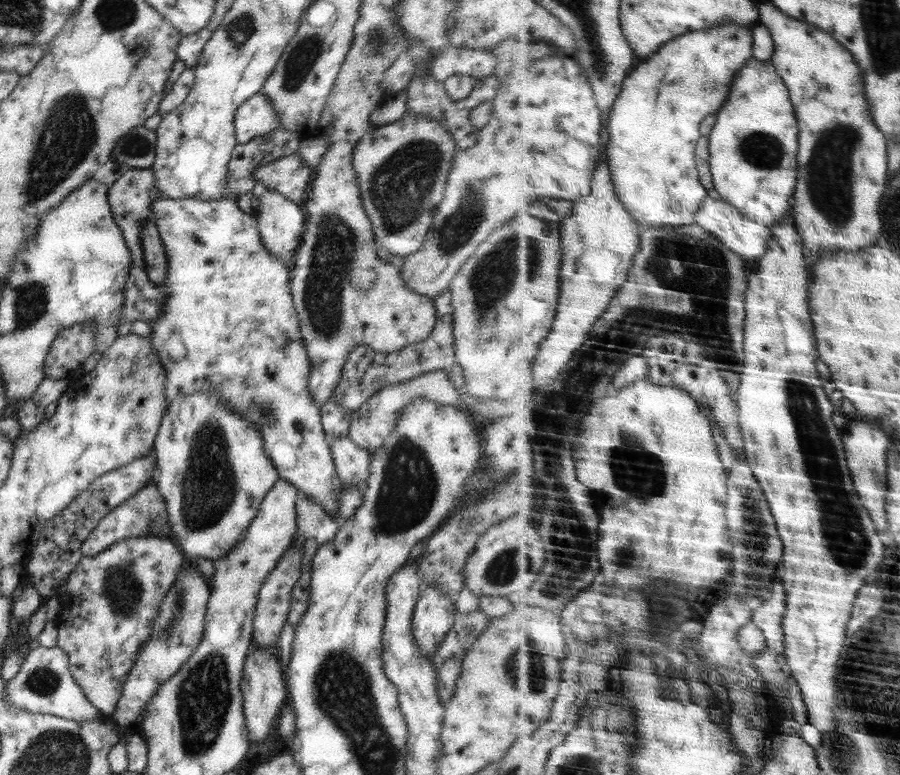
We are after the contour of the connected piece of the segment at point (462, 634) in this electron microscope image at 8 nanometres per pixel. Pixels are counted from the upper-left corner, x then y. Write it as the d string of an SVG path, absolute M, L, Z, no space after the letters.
M480 609L468 615L458 615L456 623L440 643L433 655L433 665L437 670L436 691L442 702L446 702L455 694L466 652L493 620L494 618L484 615Z

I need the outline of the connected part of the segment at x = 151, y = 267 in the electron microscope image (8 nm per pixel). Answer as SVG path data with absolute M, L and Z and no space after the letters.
M153 221L143 224L140 235L141 245L146 263L146 272L152 283L162 286L165 281L168 261L165 248L161 241L159 230Z

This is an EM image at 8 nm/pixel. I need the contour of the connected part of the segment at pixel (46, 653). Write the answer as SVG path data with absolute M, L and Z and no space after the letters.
M38 645L26 656L20 671L4 682L4 698L17 709L34 714L52 714L76 722L86 722L101 716L101 712L82 693L71 675L68 655L60 648L46 648Z

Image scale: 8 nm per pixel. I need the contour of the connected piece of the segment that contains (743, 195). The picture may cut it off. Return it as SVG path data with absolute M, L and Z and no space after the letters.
M772 60L750 61L736 78L735 91L724 110L717 114L717 122L709 139L710 167L714 185L722 196L749 218L756 219L769 227L785 222L792 210L792 201L799 185L800 121L791 91Z

